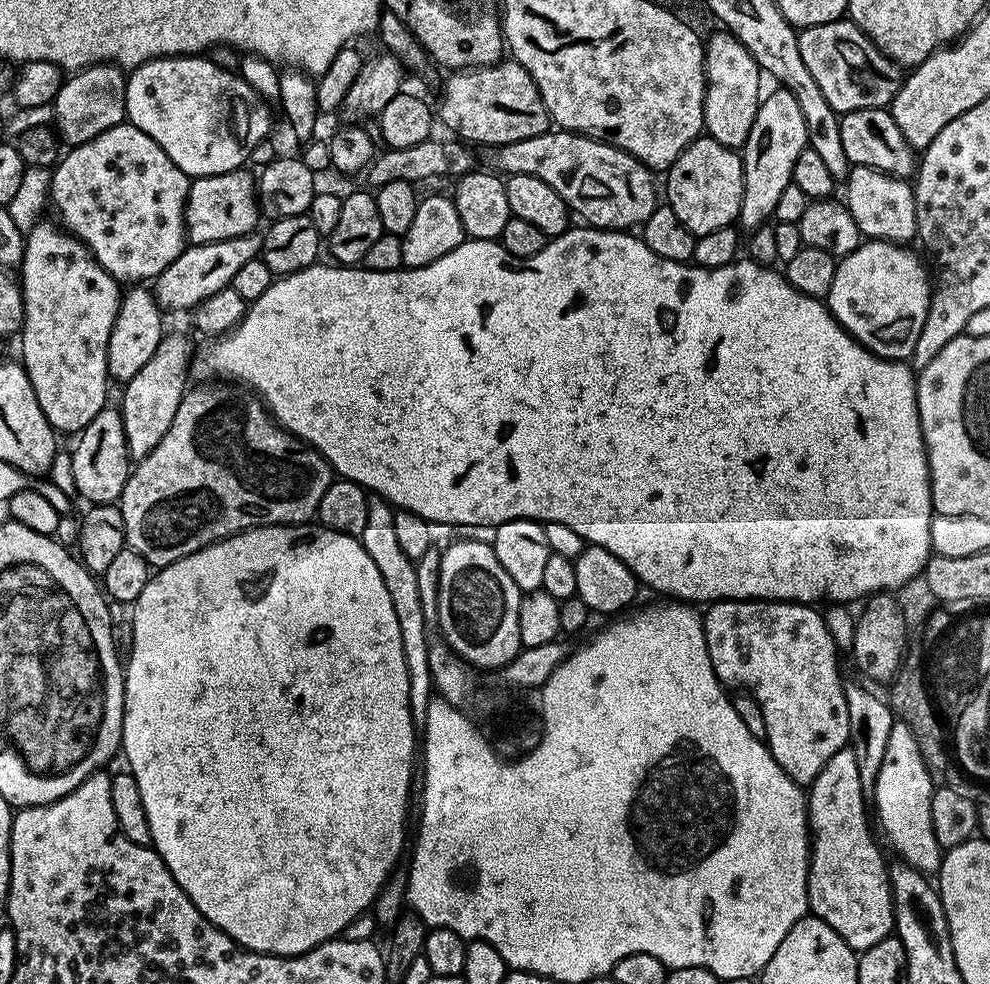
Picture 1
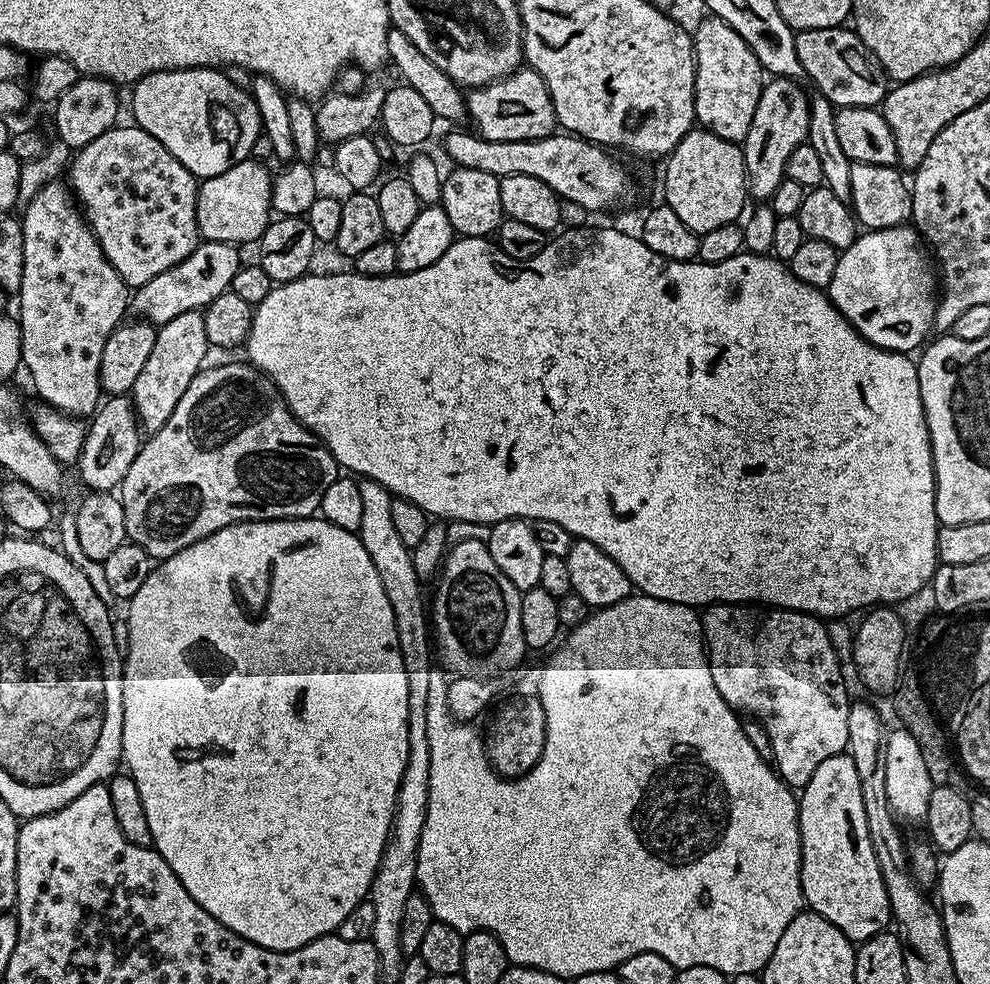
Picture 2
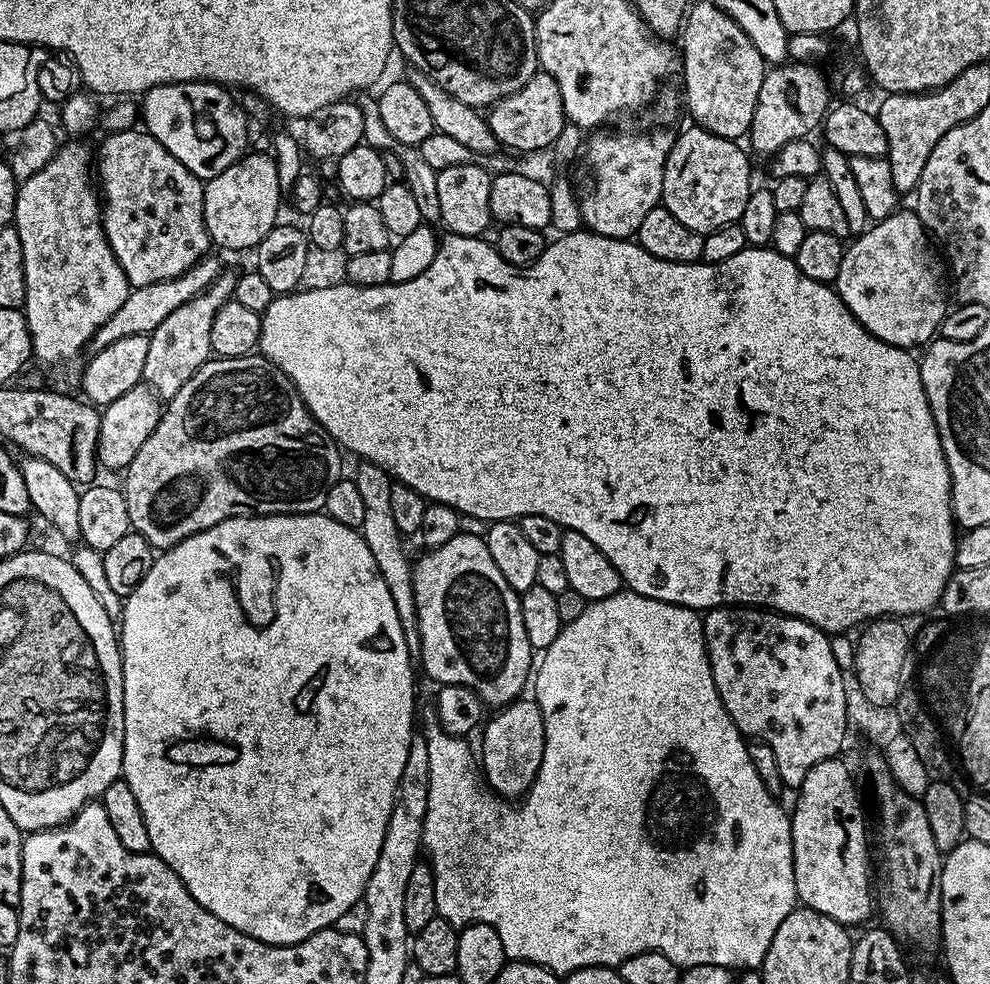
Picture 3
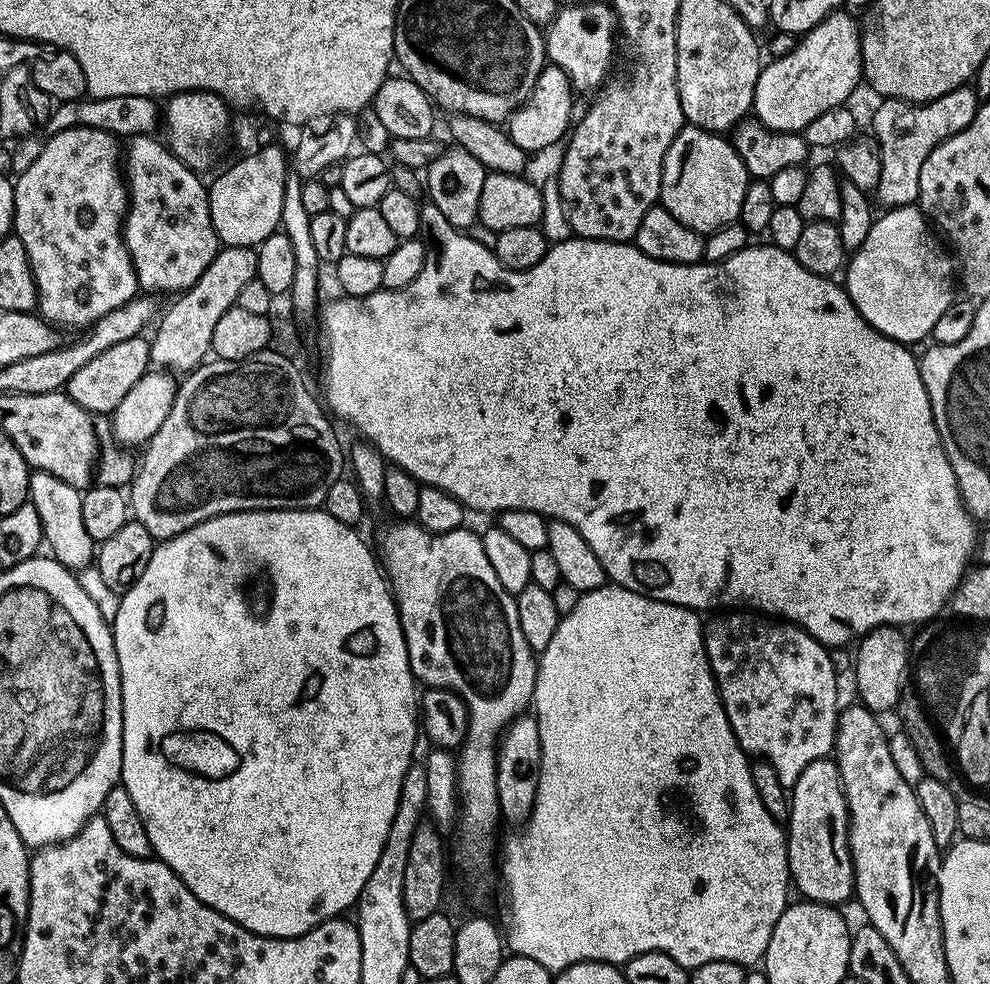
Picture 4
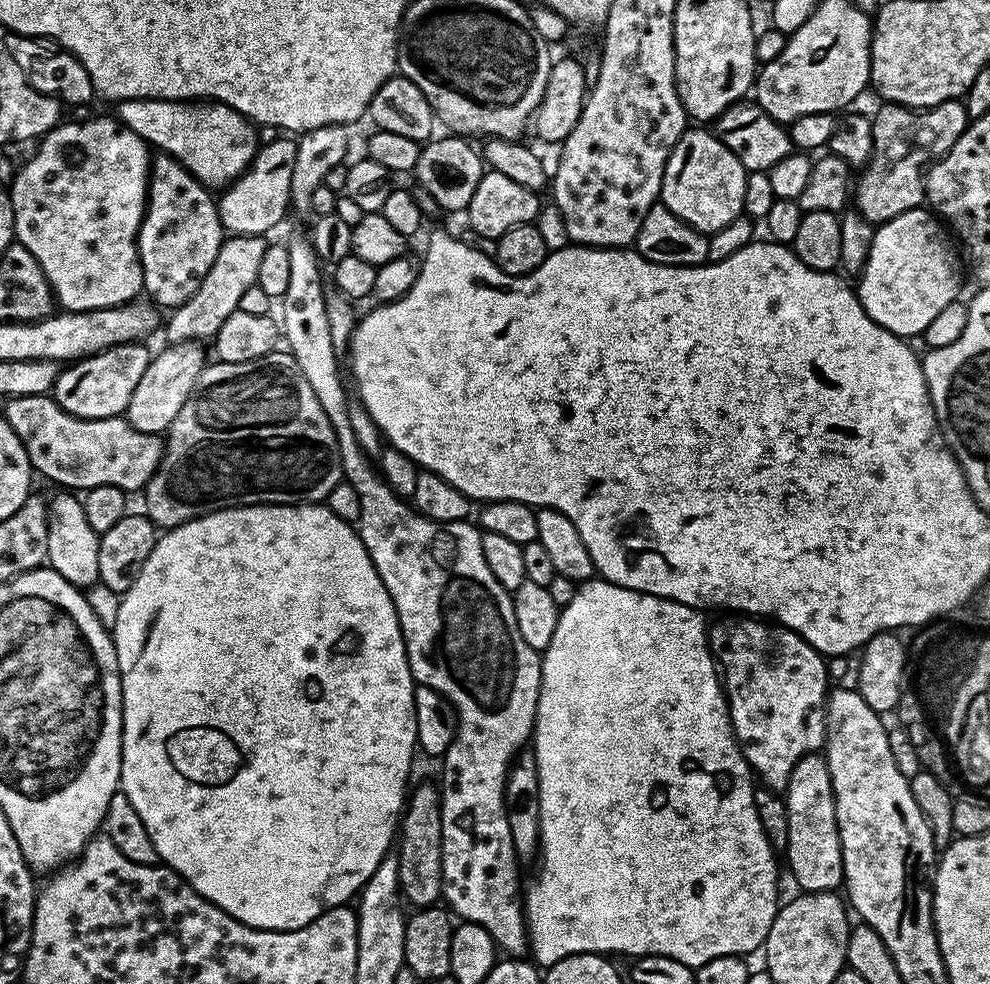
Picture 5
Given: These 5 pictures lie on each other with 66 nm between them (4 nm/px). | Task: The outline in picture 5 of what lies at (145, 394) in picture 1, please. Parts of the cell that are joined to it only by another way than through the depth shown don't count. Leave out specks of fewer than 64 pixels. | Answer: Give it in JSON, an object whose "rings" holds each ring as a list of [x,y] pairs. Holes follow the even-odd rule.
{"rings":[[[229,235],[218,250],[218,258],[214,258],[214,266],[210,266],[210,274],[202,278],[202,286],[182,306],[171,309],[168,320],[168,336],[172,344],[185,342],[204,342],[215,337],[216,332],[230,318],[230,314],[238,311],[238,302],[243,292],[256,284],[258,269],[262,263],[262,254],[266,254],[269,241],[264,236]]]}

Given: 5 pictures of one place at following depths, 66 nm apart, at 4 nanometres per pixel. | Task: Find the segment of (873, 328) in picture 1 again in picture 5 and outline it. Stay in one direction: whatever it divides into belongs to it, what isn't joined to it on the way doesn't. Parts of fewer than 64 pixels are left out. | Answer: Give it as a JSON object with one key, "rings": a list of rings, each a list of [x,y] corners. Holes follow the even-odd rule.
{"rings":[[[924,206],[906,210],[873,231],[870,254],[858,276],[858,295],[866,314],[878,326],[896,336],[919,337],[931,320],[961,295],[960,260],[951,239],[949,229]]]}

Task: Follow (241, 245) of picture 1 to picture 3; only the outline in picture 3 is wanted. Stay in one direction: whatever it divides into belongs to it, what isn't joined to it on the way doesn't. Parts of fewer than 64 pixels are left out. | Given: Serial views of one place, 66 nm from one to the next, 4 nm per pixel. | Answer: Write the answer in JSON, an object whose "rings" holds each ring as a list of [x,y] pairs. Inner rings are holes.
{"rings":[[[212,254],[203,256],[198,262],[194,262],[194,266],[190,266],[190,270],[178,274],[178,278],[170,278],[166,282],[150,282],[150,286],[132,288],[126,302],[122,302],[122,306],[118,306],[118,310],[114,310],[114,314],[110,314],[110,318],[106,318],[104,325],[92,336],[87,351],[101,352],[106,350],[106,346],[110,346],[110,342],[118,342],[118,338],[148,336],[158,326],[162,326],[162,322],[168,315],[174,314],[178,306],[205,292],[220,277],[222,265],[214,256]]]}

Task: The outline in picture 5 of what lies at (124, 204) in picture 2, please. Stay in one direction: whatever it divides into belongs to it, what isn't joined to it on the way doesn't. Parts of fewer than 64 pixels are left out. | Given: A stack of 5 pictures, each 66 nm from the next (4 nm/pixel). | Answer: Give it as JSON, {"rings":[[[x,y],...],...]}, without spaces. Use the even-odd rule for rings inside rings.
{"rings":[[[171,156],[157,157],[148,169],[148,204],[144,207],[140,233],[136,235],[136,249],[142,262],[147,299],[161,309],[171,310],[186,303],[202,286],[202,278],[210,274],[226,233],[213,193]]]}

